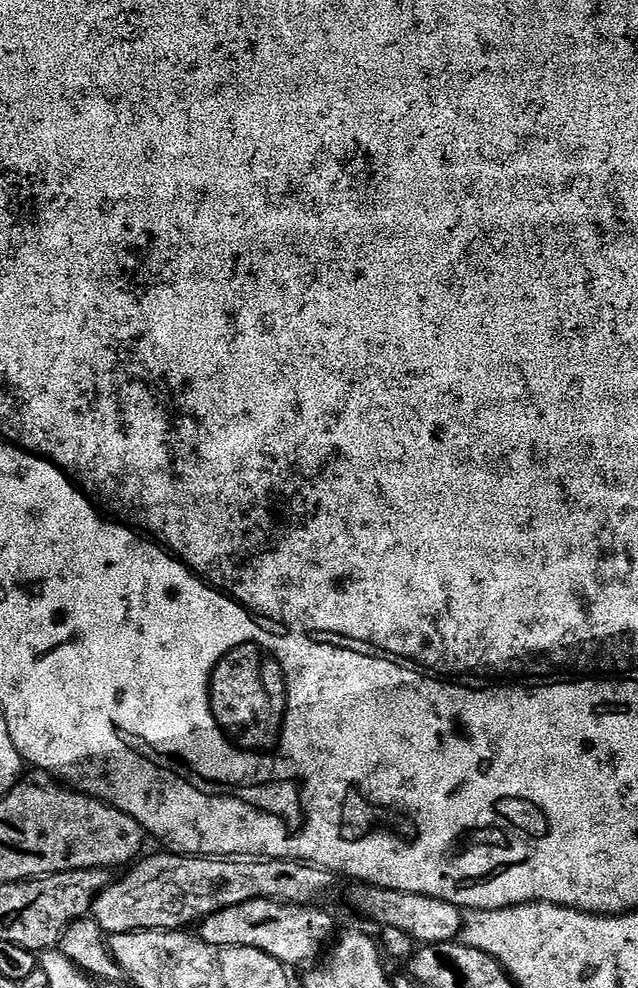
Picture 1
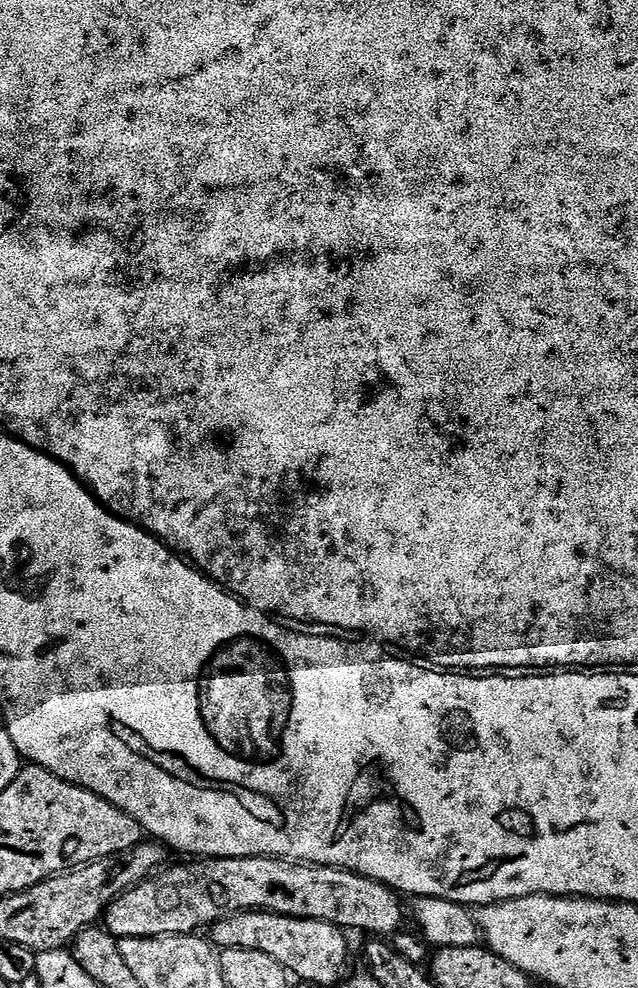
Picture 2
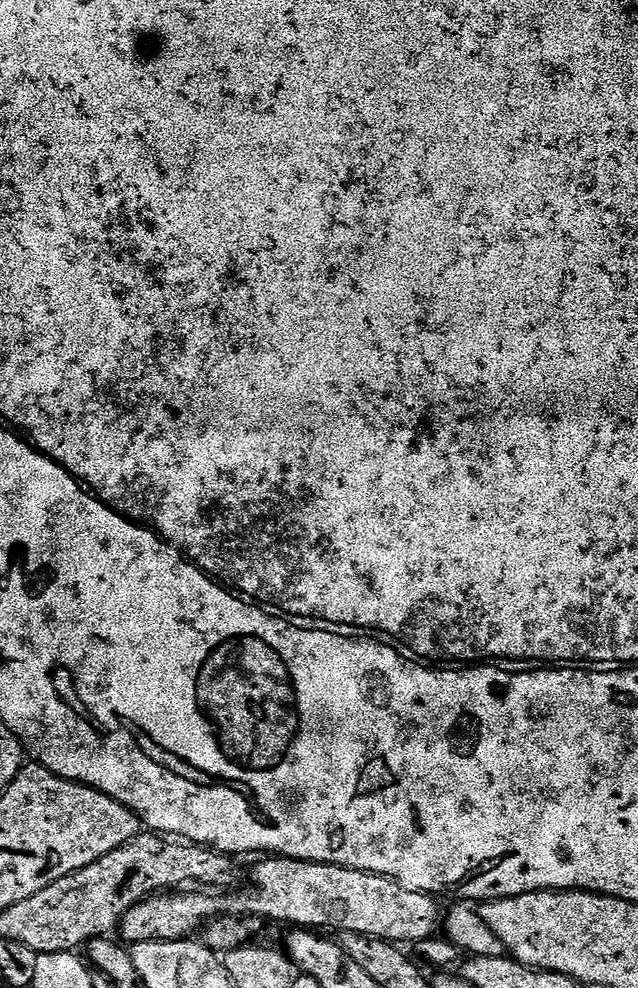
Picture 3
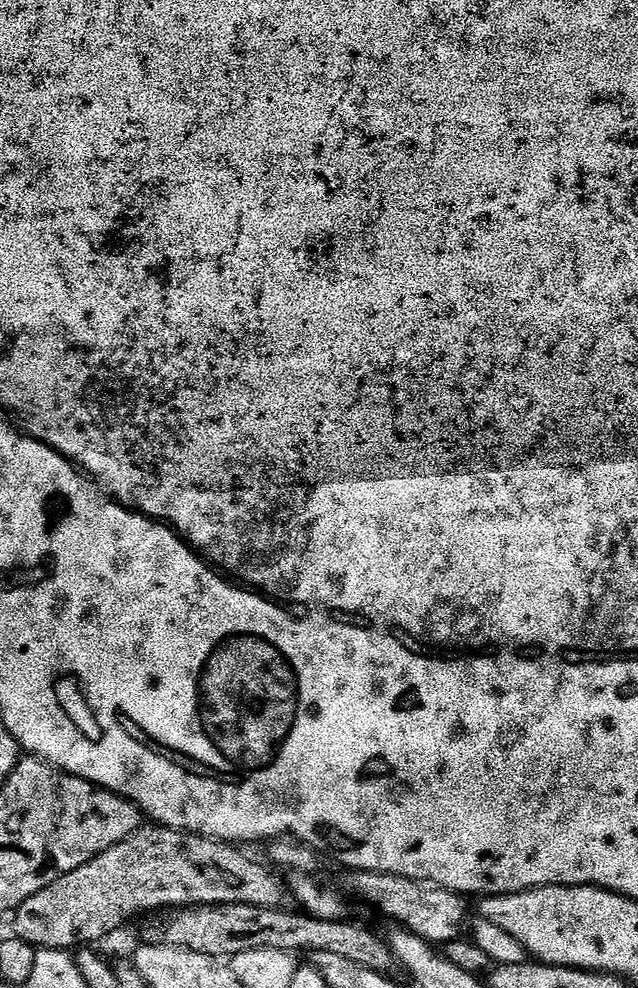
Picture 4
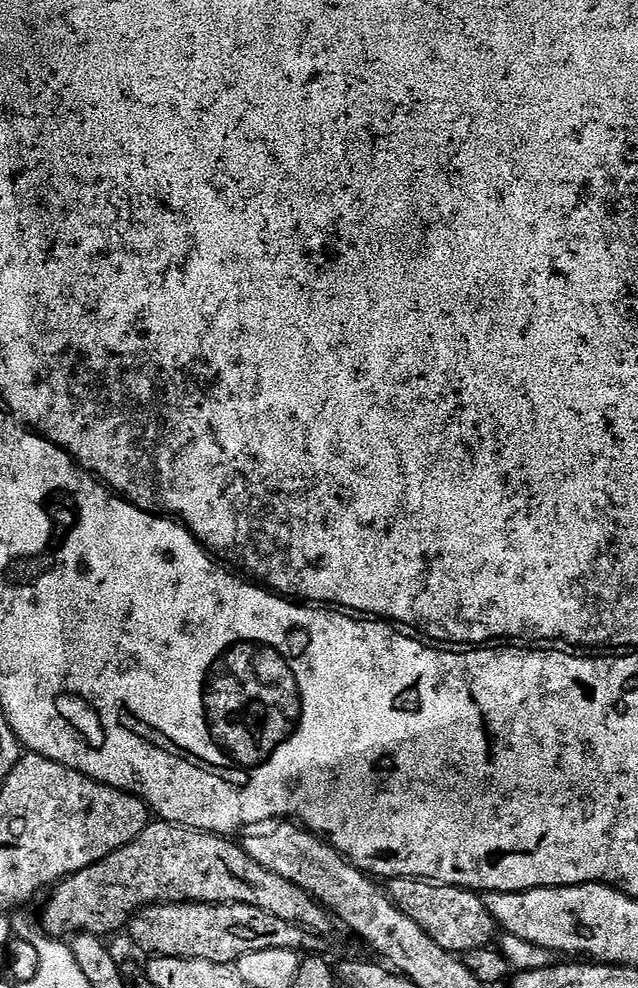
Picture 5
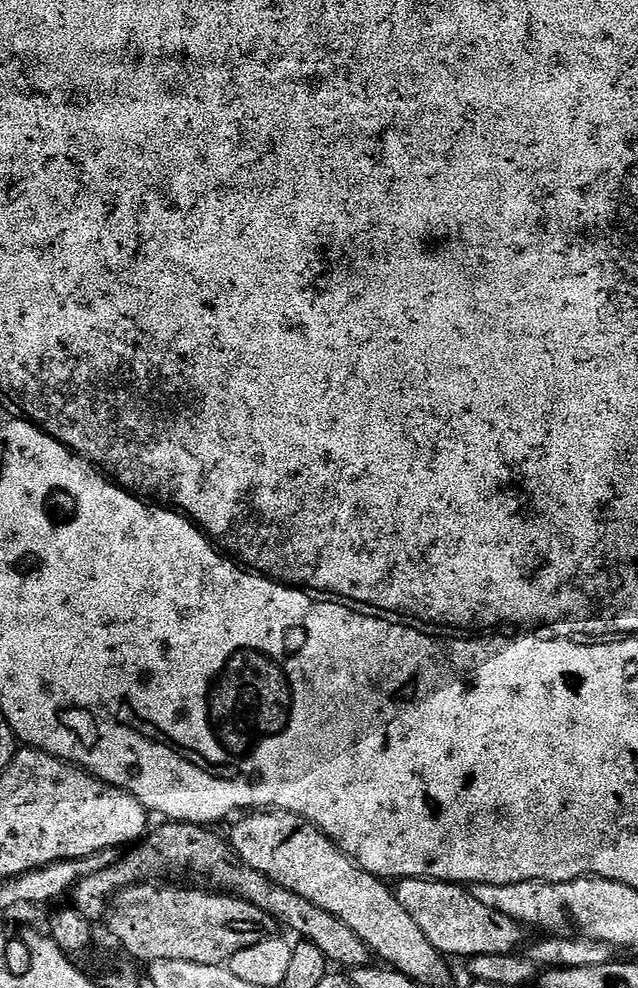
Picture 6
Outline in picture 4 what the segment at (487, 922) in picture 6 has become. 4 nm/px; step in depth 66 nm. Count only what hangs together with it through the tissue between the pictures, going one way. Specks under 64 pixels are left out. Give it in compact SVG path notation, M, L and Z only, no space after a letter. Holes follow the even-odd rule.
M356 872L356 892L368 904L373 904L382 915L396 926L403 926L427 944L443 946L452 940L461 939L469 923L465 897L448 888L438 888L405 876L391 876L385 872Z

